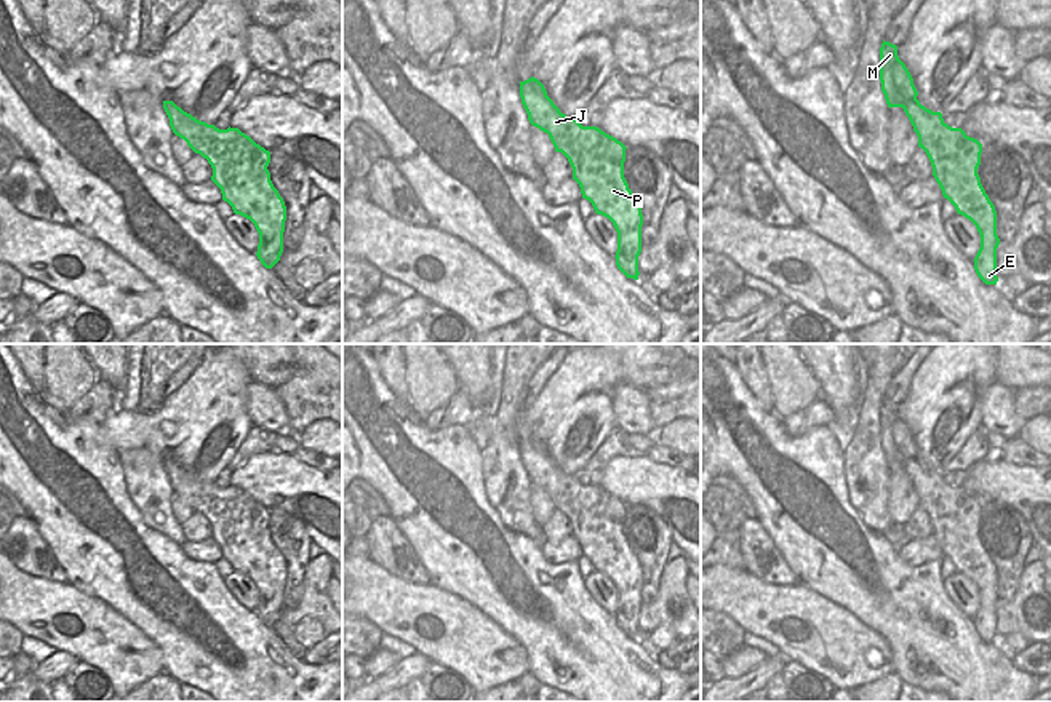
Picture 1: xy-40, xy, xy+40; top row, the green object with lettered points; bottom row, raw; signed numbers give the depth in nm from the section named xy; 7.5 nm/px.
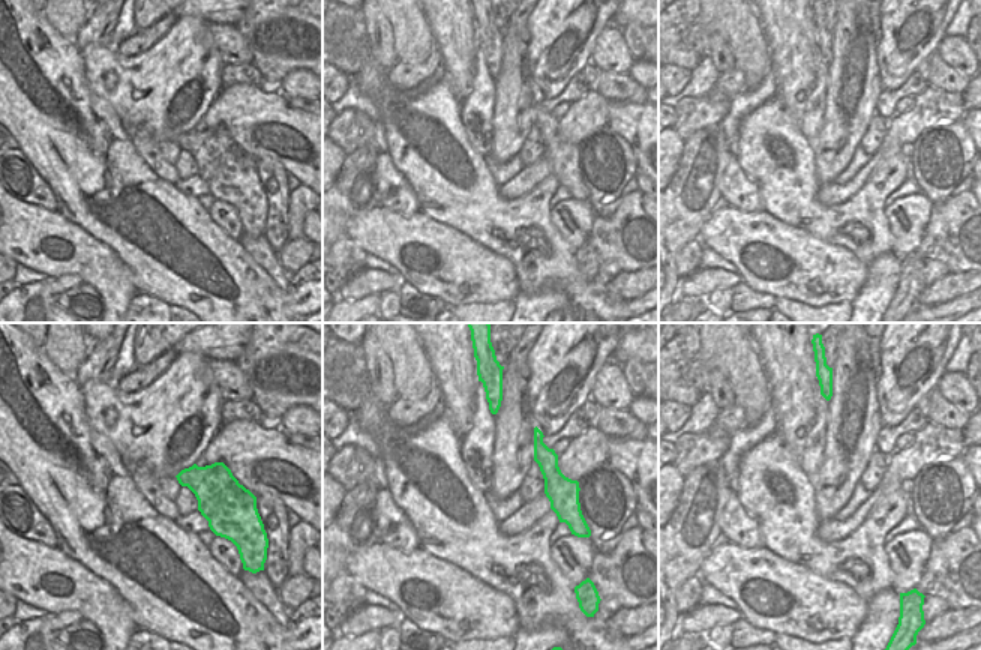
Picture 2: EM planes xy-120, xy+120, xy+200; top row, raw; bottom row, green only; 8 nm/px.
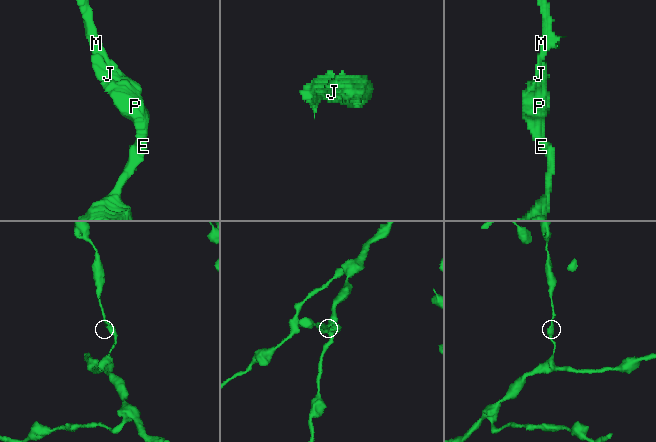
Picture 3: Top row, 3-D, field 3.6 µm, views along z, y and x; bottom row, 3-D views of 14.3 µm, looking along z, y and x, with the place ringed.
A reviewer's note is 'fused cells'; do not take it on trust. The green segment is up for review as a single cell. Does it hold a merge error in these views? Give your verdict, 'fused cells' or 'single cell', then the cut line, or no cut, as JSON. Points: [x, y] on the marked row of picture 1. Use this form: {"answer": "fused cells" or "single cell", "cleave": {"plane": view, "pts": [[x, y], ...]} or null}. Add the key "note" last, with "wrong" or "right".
{"answer": "single cell", "cleave": null, "note": "wrong"}

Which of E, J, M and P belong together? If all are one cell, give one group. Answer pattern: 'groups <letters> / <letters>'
groups E J M P

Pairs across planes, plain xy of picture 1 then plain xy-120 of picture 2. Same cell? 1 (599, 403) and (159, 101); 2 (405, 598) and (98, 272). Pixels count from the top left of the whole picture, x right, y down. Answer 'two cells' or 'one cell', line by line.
1: one cell
2: one cell

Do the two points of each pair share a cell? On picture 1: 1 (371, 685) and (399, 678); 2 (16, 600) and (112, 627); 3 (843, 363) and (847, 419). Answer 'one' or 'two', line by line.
1: one
2: one
3: one

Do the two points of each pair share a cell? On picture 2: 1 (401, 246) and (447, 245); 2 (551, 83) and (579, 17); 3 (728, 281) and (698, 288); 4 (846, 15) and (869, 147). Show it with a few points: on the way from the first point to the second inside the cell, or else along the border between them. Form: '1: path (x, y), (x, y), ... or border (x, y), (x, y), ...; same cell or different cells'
1: path (413, 242), (435, 245); same cell
2: path (552, 66), (548, 47), (561, 32); same cell
3: path (720, 281), (705, 281); same cell
4: border (875, 111), (858, 144); different cells

